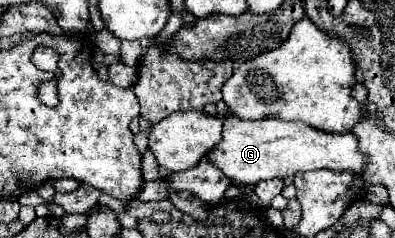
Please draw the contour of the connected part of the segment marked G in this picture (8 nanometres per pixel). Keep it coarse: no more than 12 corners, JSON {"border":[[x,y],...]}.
{"border":[[224,102],[208,160],[234,184],[362,174],[354,134],[242,120]]}

